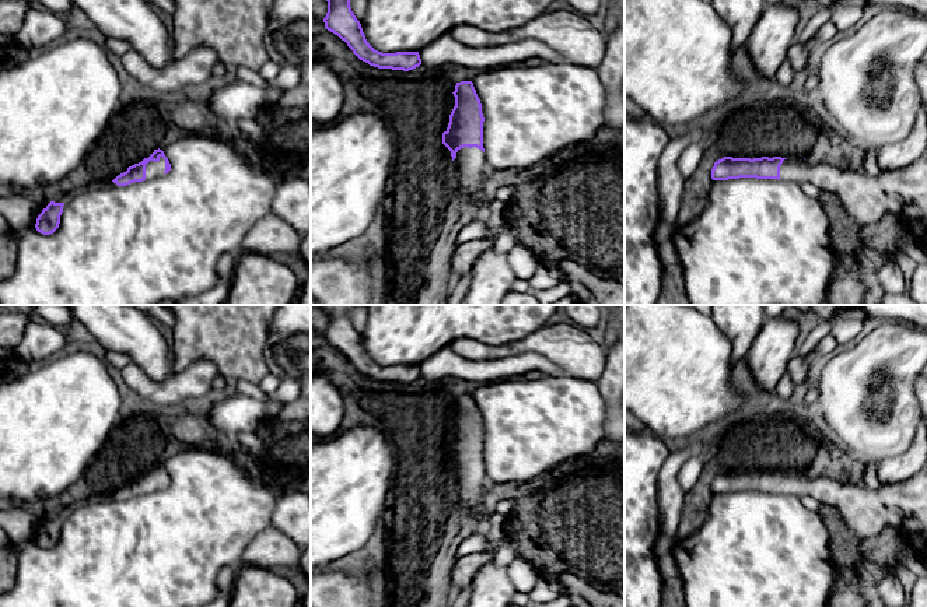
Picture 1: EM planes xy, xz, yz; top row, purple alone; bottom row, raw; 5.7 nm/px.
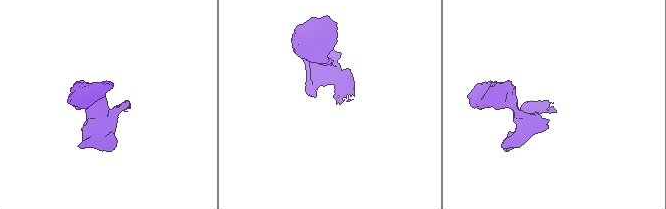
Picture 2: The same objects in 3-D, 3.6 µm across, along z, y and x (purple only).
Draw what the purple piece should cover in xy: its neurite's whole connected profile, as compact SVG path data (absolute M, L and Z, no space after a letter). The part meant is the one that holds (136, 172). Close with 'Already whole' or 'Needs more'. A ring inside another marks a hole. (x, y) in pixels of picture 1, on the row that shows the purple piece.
M154 150L154 152L144 158L141 162L127 168L126 172L118 175L112 182L118 186L126 186L134 182L143 182L162 176L171 171L171 164L162 150Z. Needs more

